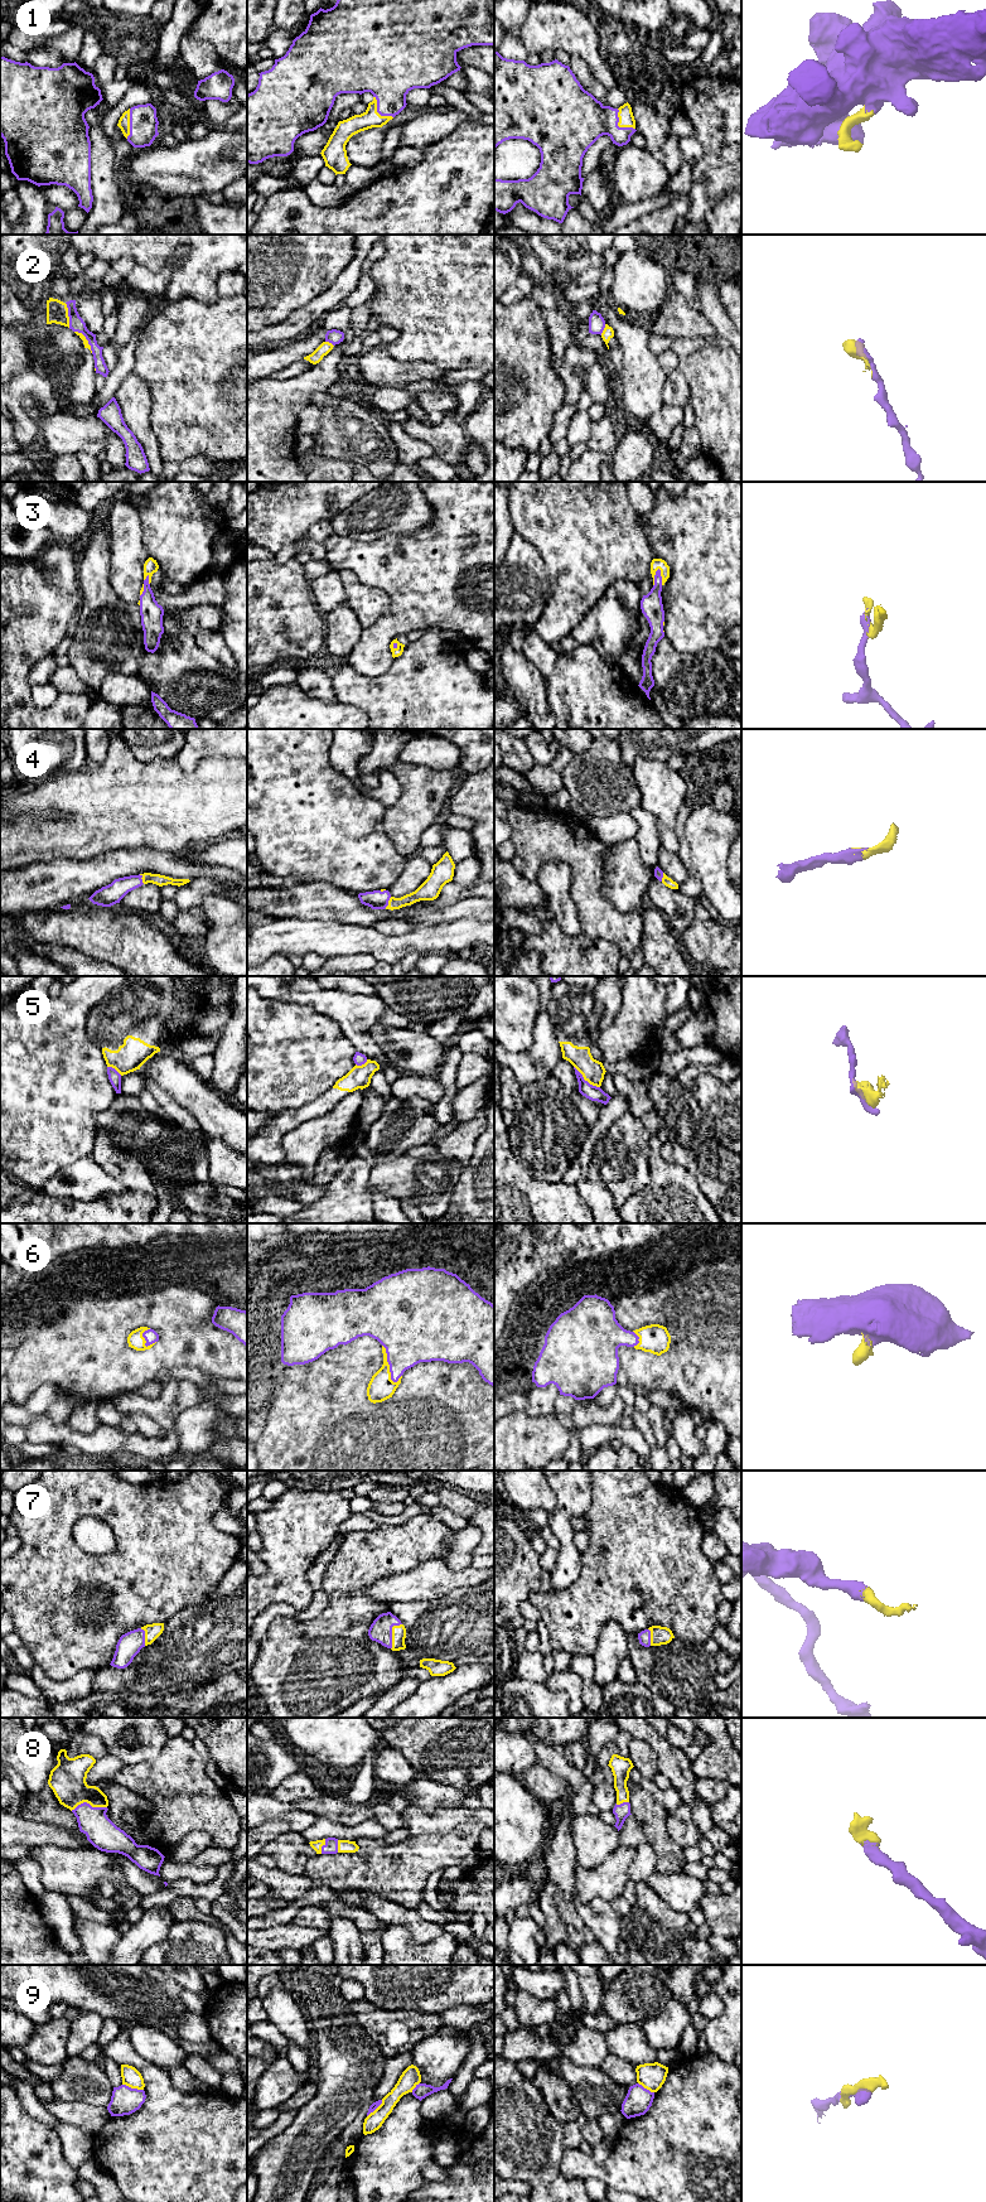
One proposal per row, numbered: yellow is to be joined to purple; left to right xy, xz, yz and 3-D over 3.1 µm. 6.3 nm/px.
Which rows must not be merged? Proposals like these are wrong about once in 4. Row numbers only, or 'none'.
2, 5, 9

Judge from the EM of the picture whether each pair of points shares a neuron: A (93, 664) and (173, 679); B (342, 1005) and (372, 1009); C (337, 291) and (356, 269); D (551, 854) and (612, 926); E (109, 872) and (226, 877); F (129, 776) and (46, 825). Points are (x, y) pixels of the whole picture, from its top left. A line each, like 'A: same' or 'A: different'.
A: different
B: same
C: same
D: same
E: same
F: same

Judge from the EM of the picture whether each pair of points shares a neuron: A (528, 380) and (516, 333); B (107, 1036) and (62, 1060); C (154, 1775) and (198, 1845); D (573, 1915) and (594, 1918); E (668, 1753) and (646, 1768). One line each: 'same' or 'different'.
A: same
B: different
C: different
D: different
E: different

